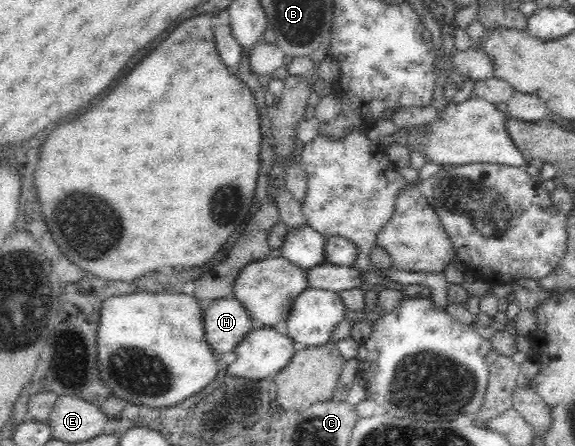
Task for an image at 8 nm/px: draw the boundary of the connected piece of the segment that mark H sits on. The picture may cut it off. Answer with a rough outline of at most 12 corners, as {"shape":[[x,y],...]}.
{"shape":[[234,295],[204,312],[206,338],[218,356],[234,351],[254,329]]}

